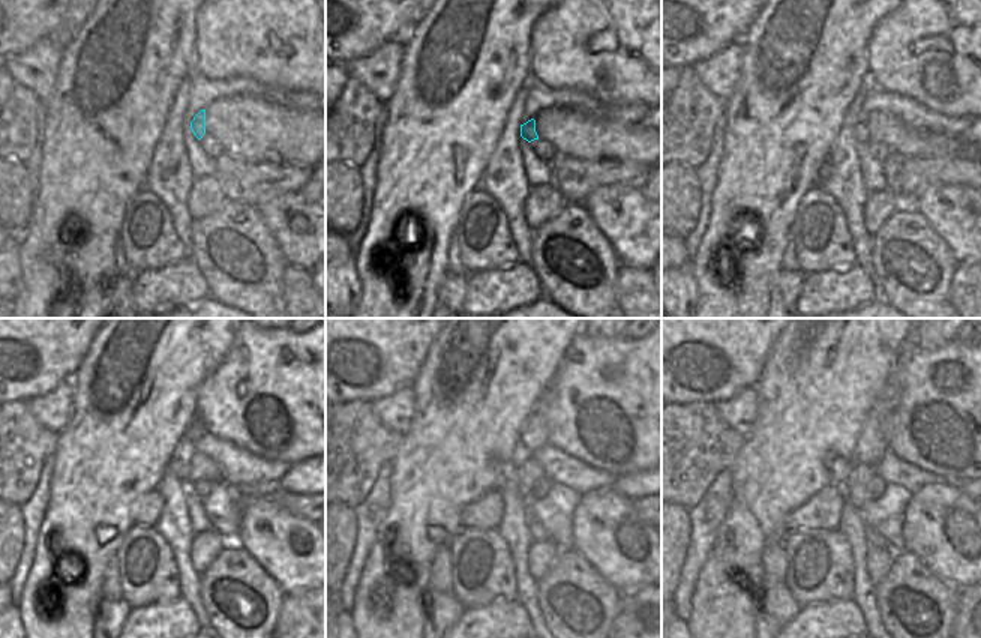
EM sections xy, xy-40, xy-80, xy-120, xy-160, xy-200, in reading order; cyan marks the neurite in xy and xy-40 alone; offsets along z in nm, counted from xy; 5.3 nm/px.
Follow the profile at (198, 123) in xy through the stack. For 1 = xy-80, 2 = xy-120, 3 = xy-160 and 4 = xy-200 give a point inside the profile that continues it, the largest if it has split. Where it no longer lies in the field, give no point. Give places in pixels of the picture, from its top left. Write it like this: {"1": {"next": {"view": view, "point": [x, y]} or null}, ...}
{"1": {"next": {"view": "xy-80", "point": [860, 129]}}, "2": {"next": {"view": "xy-120", "point": [180, 463]}}, "3": {"next": {"view": "xy-160", "point": [506, 472]}}, "4": {"next": {"view": "xy-200", "point": [840, 469]}}}

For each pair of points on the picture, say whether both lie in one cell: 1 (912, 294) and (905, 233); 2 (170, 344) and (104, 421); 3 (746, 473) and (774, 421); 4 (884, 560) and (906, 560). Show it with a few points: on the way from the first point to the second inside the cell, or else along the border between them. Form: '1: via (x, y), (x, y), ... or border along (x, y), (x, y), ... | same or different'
1: via (917, 282), (917, 246) | same
2: via (149, 365), (144, 383), (125, 407) | same
3: via (759, 460), (774, 445), (774, 434) | same
4: border along (896, 551), (890, 569), (875, 587) | different

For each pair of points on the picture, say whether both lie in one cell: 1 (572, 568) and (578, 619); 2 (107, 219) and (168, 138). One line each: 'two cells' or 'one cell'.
1: one cell
2: two cells

